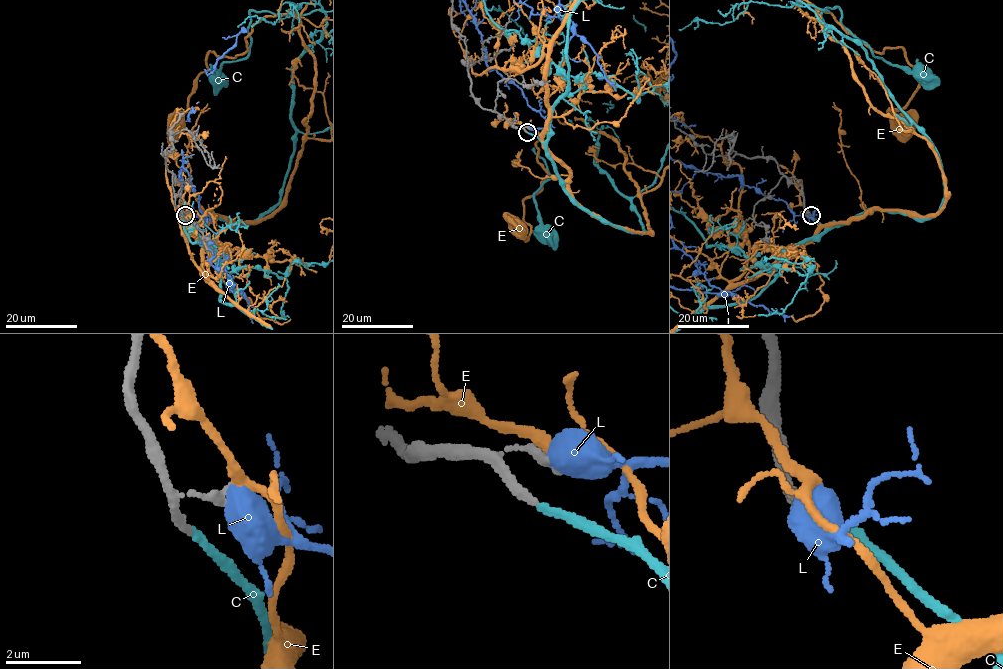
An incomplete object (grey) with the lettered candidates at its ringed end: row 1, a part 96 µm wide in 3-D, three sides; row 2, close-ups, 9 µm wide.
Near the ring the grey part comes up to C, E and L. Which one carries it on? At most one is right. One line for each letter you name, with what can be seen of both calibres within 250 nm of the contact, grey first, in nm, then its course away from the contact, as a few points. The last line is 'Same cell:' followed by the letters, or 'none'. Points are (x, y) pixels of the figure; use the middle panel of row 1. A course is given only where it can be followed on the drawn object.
C: 240/180 nm | via (527, 133), (578, 205), (645, 231), (597, 166), (588, 96), (529, 147), (551, 176), (533, 198), (545, 235)
Same cell: C

